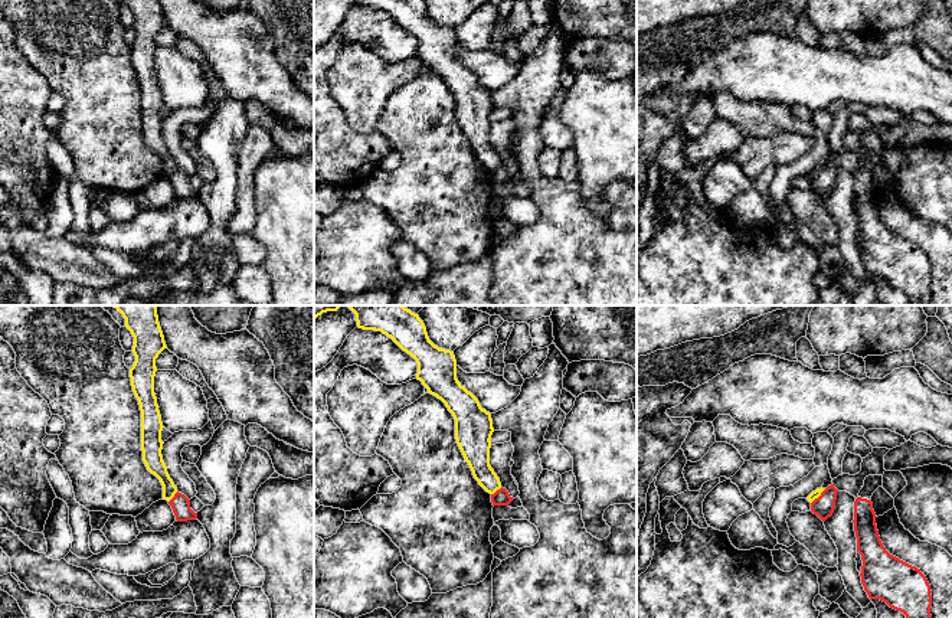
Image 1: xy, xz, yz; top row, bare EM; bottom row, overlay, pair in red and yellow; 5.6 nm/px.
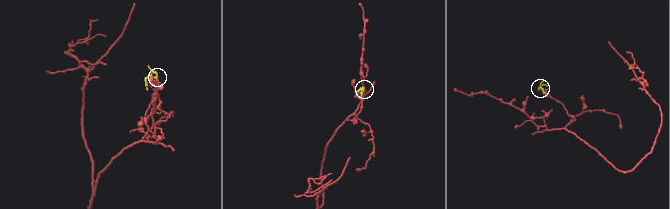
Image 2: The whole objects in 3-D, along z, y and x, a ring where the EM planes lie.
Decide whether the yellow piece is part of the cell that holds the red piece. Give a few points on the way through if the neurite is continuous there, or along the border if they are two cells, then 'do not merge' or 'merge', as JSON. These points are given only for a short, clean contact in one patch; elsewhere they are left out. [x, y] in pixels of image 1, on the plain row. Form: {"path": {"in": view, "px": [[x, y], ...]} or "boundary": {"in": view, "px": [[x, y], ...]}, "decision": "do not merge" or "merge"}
{"boundary": {"in": "yz", "px": [[825, 166], [811, 180]]}, "decision": "do not merge"}

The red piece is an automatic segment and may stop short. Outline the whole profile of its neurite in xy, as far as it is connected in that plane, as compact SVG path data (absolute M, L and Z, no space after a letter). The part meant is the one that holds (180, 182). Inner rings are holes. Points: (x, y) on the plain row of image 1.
M176 170L174 174L169 179L173 186L177 199L196 197L197 190L190 186L190 177L181 171Z

